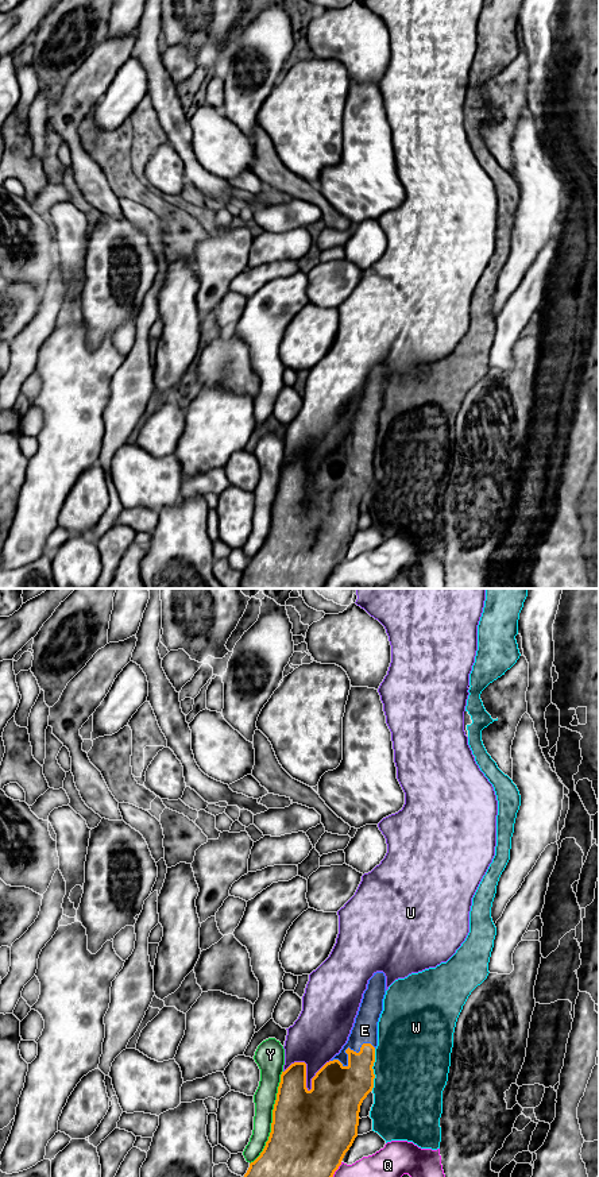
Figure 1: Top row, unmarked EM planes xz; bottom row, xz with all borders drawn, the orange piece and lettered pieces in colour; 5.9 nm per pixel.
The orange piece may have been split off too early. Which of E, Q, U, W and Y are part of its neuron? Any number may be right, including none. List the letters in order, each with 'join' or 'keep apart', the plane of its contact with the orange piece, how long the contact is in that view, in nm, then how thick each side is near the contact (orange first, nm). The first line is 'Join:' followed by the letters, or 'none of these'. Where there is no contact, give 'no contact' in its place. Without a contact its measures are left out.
Join: E
E: join | xz | 280 nm | 300/150 nm
Q: keep apart | xz | 220 nm | 460/300 nm
U: keep apart | xz | 280 nm | 380/300 nm
W: keep apart | xz | 240 nm | 320/440 nm
Y: keep apart | xz | 600 nm | 480/130 nm

